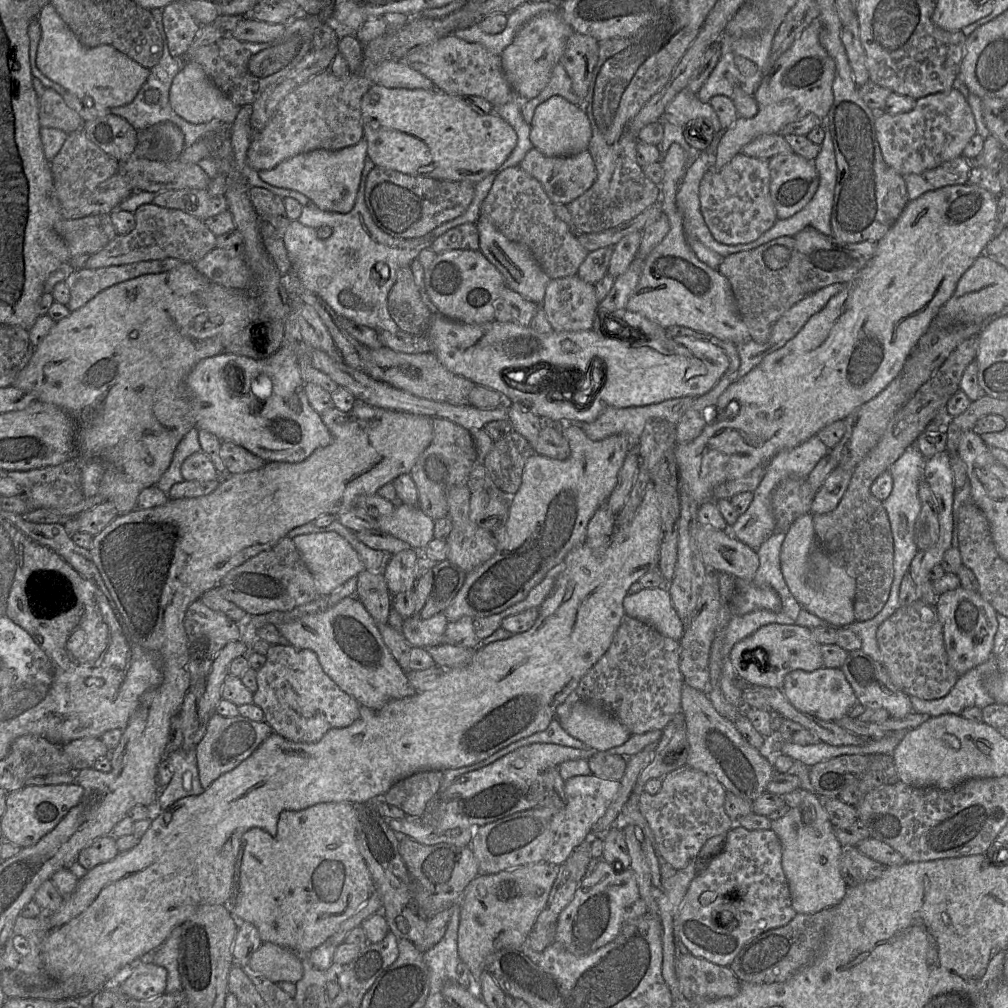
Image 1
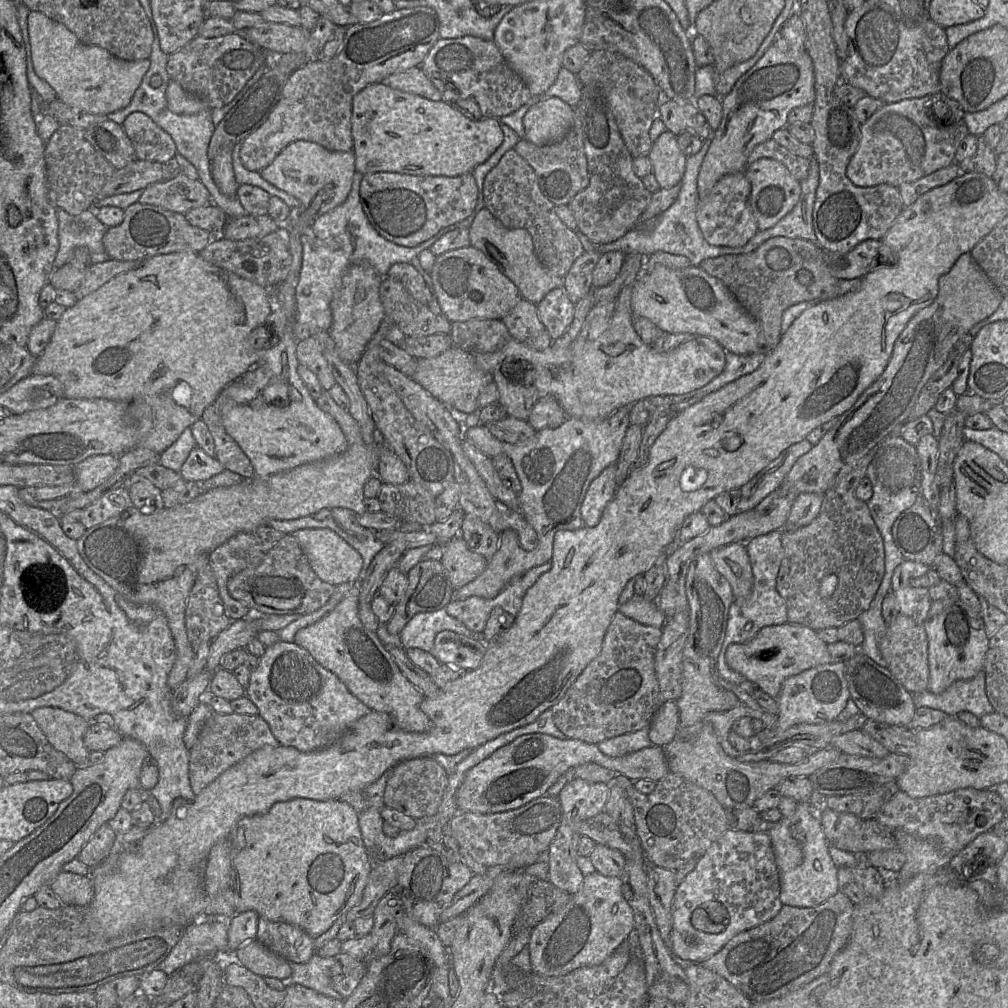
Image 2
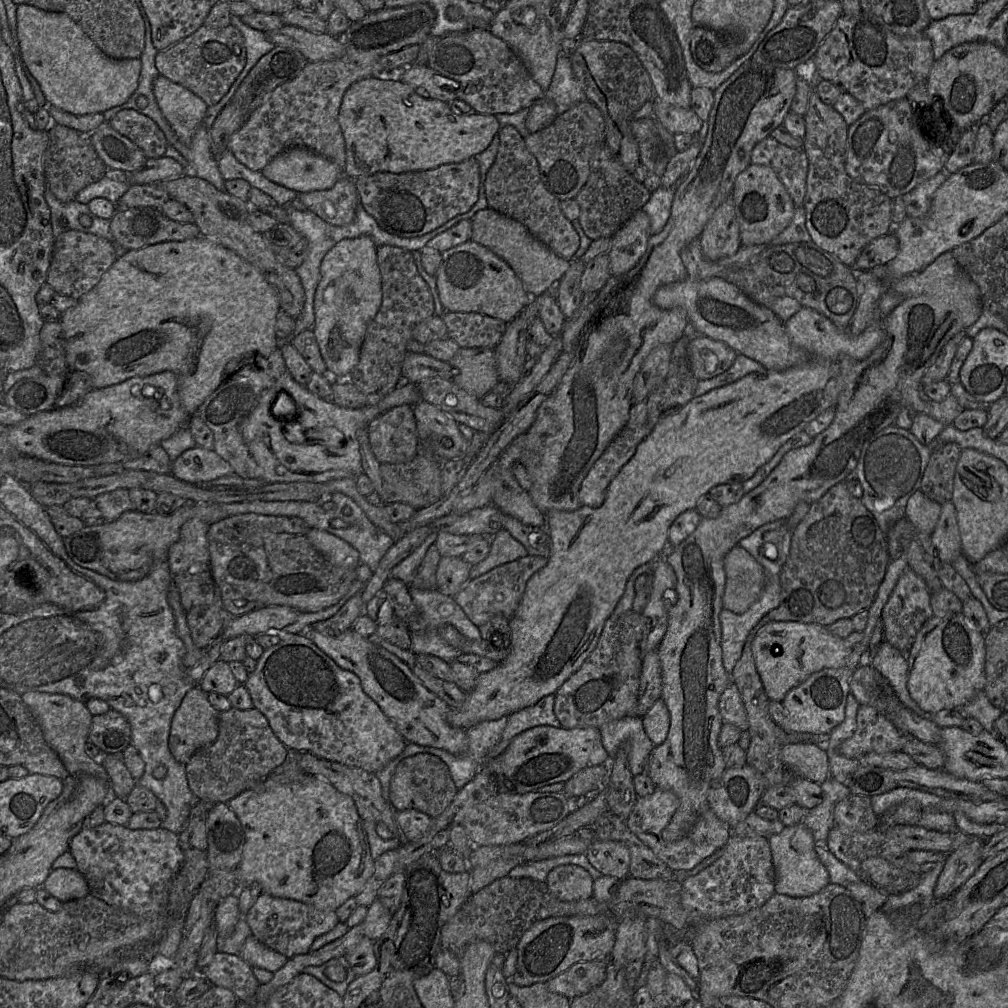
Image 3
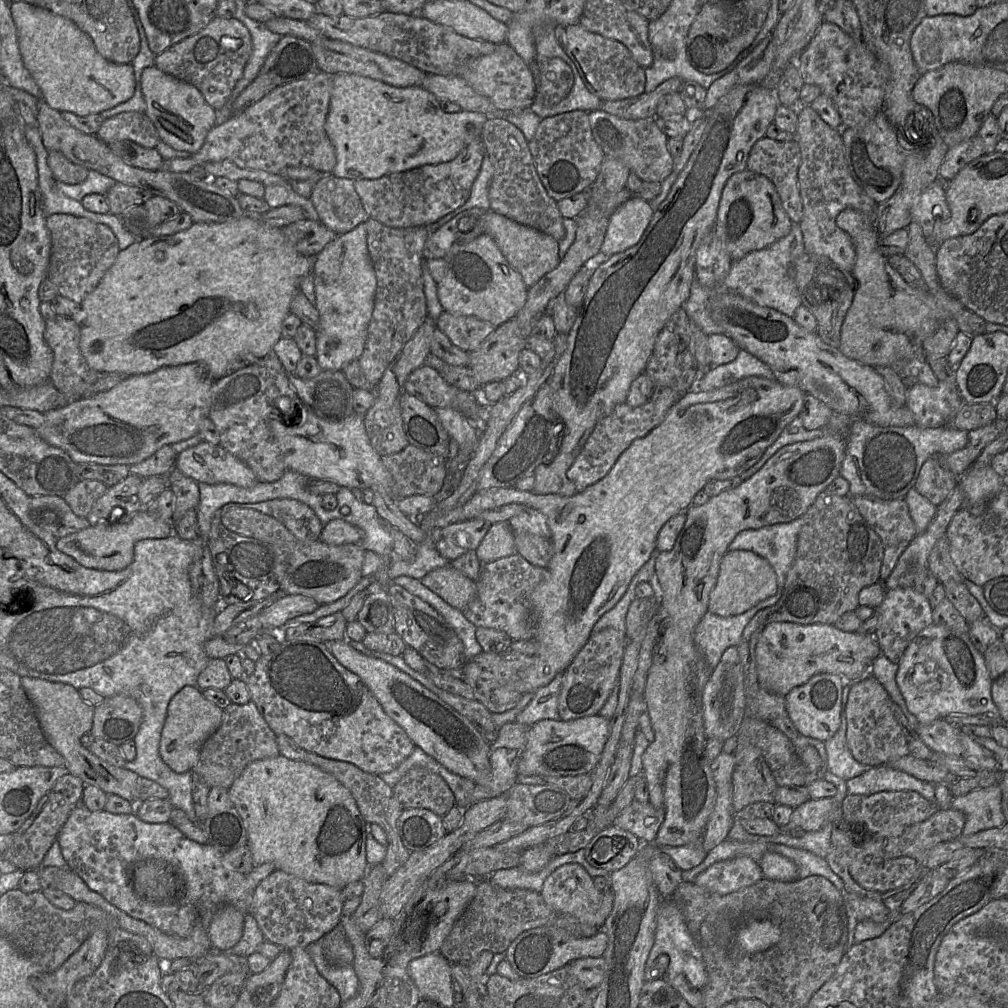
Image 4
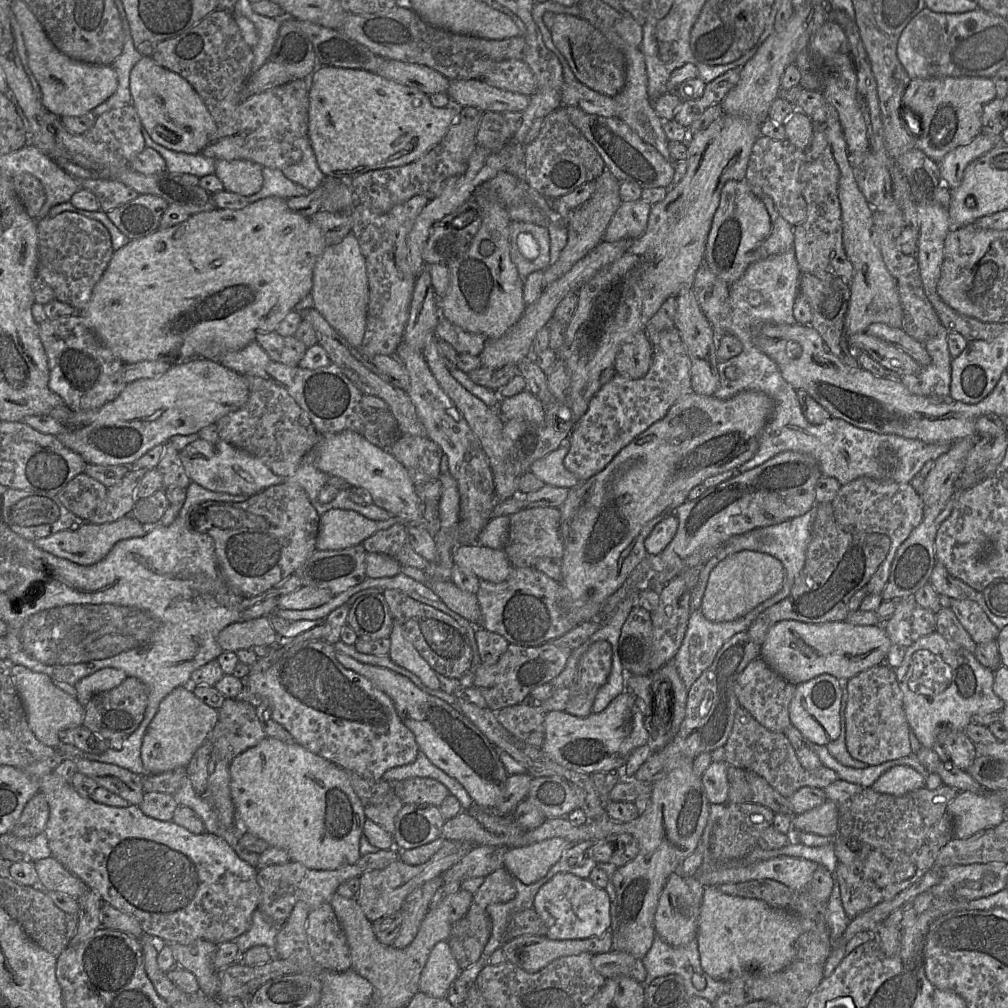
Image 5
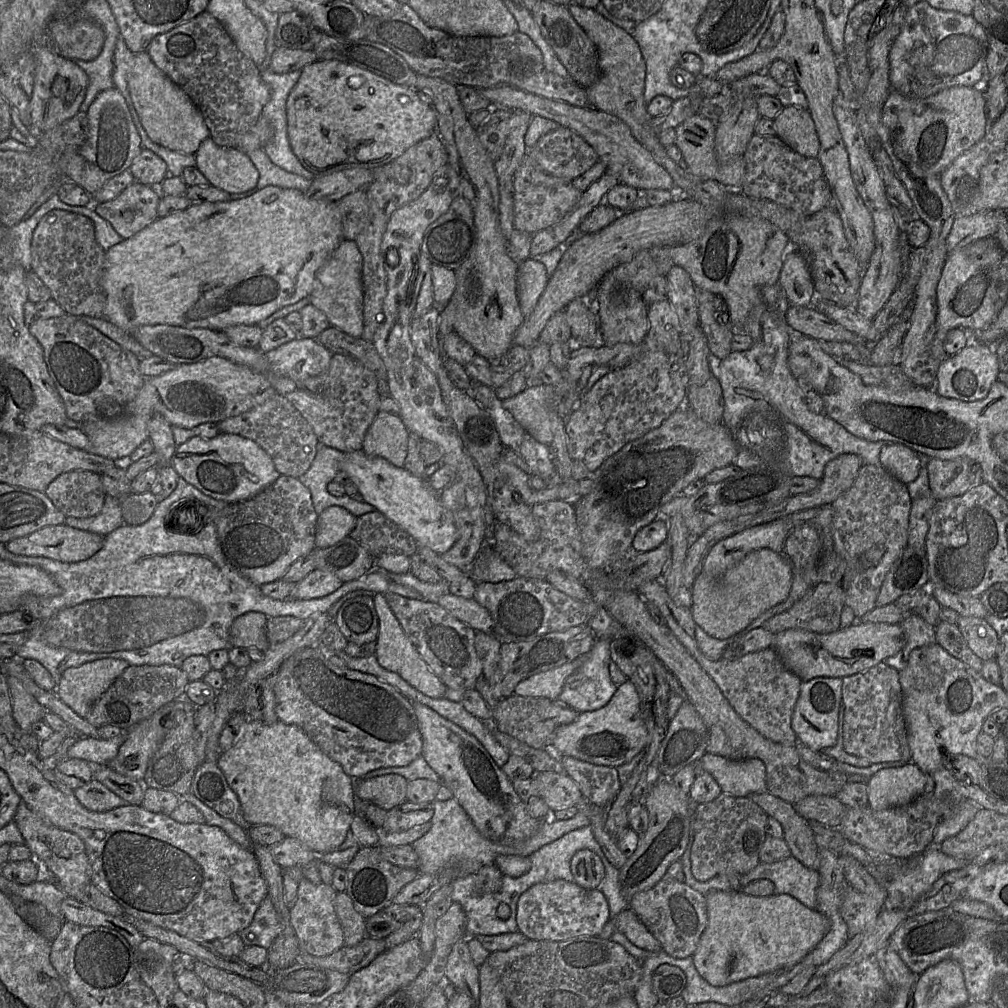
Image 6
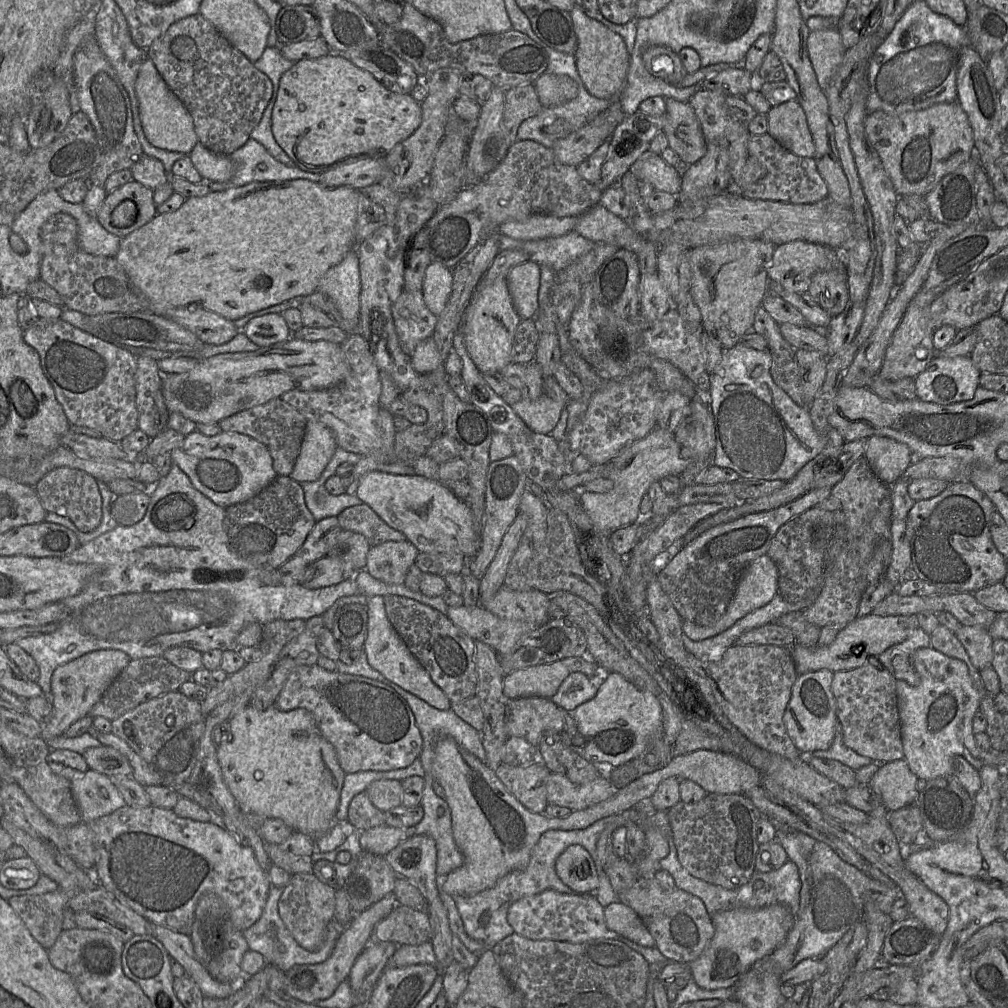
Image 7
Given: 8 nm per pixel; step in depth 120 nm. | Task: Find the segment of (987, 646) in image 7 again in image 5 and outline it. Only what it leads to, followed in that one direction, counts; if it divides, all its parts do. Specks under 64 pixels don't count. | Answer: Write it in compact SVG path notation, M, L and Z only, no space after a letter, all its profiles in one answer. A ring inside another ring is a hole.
M951 598L951 609L976 644L996 640L999 628L975 601Z

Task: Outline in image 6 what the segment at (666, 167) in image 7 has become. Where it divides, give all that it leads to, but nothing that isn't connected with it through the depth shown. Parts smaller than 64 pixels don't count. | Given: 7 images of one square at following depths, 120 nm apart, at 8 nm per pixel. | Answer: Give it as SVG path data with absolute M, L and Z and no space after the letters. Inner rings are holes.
M500 85L492 88L481 88L480 93L487 98L492 108L523 110L532 116L541 116L557 122L580 135L590 144L606 164L608 169L621 183L631 186L638 191L650 189L675 191L675 184L664 167L652 154L641 145L632 135L629 126L618 117L601 110L572 106L563 101L549 99L512 85Z

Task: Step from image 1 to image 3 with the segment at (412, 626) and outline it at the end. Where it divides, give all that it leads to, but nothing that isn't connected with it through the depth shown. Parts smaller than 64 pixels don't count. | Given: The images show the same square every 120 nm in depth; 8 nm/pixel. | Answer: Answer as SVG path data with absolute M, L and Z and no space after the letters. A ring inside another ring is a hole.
M409 585L409 592L412 600L419 611L419 630L411 632L411 647L409 650L401 649L398 646L392 646L388 641L378 636L376 633L368 637L369 641L377 646L381 646L397 656L400 660L406 663L409 667L416 664L417 655L432 655L438 657L450 664L457 659L461 652L455 647L447 644L439 634L439 629L442 626L452 625L461 634L471 640L482 640L479 628L476 627L465 615L463 610L454 601L453 597L443 595L438 590L419 589Z

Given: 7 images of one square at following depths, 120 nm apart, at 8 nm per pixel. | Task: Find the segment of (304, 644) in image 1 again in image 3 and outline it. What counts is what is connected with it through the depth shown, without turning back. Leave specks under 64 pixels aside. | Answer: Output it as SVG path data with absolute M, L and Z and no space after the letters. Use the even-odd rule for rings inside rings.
M313 628L305 634L340 668L353 672L360 679L364 693L380 707L406 742L439 748L454 755L467 750L467 730L448 723L449 706L430 692L397 656L373 644L352 628L339 636L324 635Z

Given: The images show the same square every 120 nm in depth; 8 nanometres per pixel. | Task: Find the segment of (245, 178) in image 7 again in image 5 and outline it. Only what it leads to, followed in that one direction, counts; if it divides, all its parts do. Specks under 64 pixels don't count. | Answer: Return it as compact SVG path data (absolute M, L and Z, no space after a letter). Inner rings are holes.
M263 167L262 174L263 186L259 192L247 197L250 203L271 196L287 200L291 197L306 196L310 193L307 188L285 177L279 169Z

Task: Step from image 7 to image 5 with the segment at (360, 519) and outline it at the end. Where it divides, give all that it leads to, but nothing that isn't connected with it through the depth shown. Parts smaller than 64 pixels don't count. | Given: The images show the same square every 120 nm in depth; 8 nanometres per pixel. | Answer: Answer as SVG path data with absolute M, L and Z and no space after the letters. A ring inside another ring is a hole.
M395 523L387 529L378 530L362 542L366 552L386 554L395 557L400 549L409 543L407 526Z

